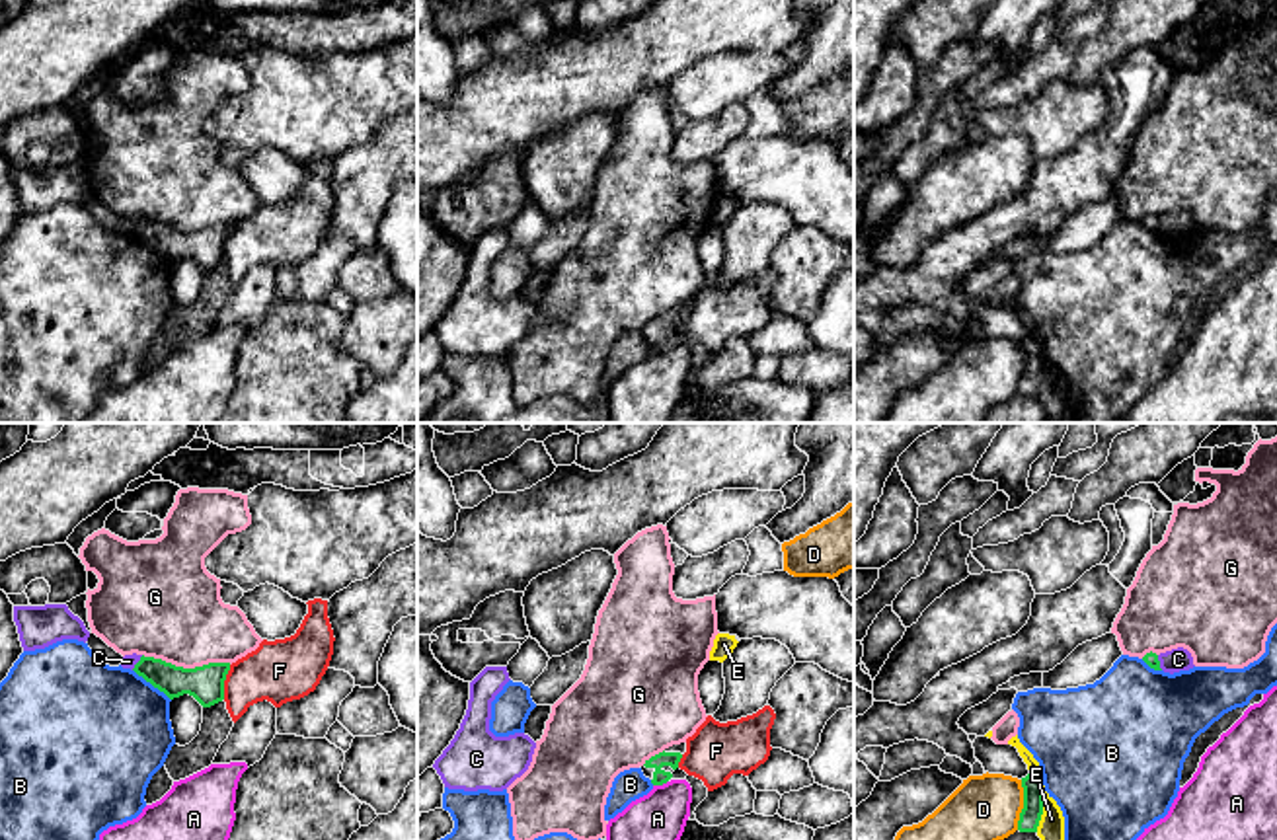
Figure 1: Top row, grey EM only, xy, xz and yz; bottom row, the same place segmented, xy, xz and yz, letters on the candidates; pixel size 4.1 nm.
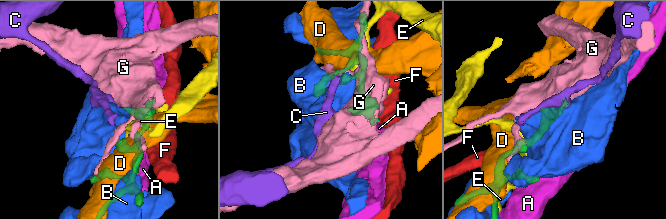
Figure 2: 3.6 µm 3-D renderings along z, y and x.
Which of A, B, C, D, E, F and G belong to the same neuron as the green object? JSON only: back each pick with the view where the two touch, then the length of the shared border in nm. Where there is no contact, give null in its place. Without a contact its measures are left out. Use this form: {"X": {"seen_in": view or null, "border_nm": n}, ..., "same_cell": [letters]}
{"same_cell": []}

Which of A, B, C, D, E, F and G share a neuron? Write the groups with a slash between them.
A / B / C / D / E / F / G

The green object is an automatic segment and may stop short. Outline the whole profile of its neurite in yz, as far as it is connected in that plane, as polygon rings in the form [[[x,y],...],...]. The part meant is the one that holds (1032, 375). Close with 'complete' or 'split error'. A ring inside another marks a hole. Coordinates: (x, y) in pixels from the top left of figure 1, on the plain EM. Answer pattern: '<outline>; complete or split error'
[[[1027,337],[1022,341],[1024,351],[1024,372],[1020,376],[1018,394],[1037,396],[1043,378],[1043,347]]]; complete

